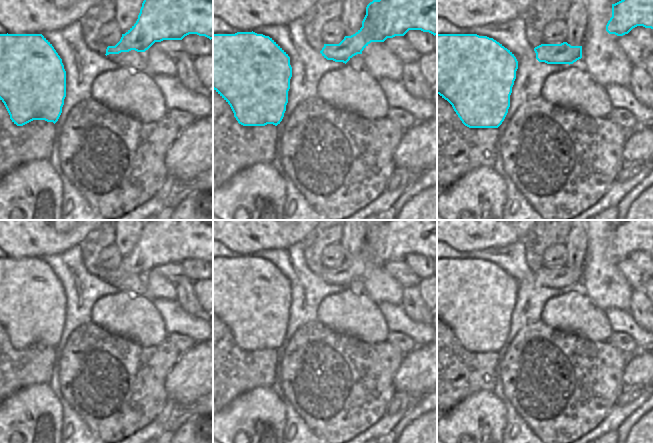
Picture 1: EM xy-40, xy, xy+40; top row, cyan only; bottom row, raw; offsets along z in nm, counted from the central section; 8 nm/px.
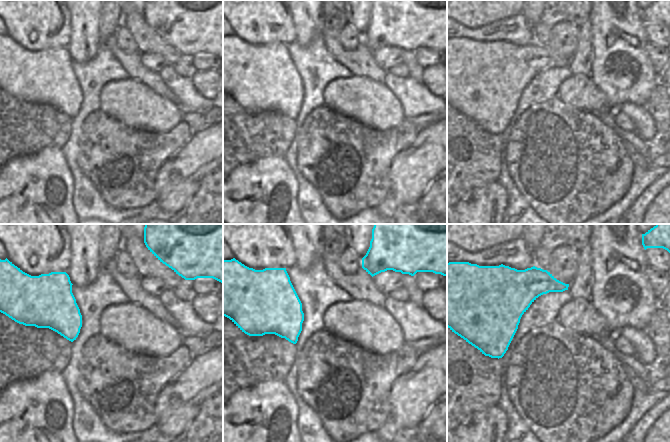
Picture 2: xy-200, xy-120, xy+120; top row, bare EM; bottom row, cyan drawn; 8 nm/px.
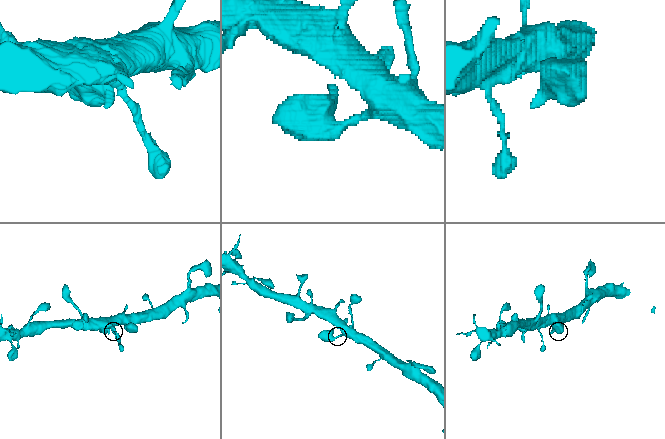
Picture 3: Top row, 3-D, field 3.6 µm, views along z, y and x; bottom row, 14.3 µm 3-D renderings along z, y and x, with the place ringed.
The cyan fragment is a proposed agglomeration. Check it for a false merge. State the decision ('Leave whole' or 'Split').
Leave whole

